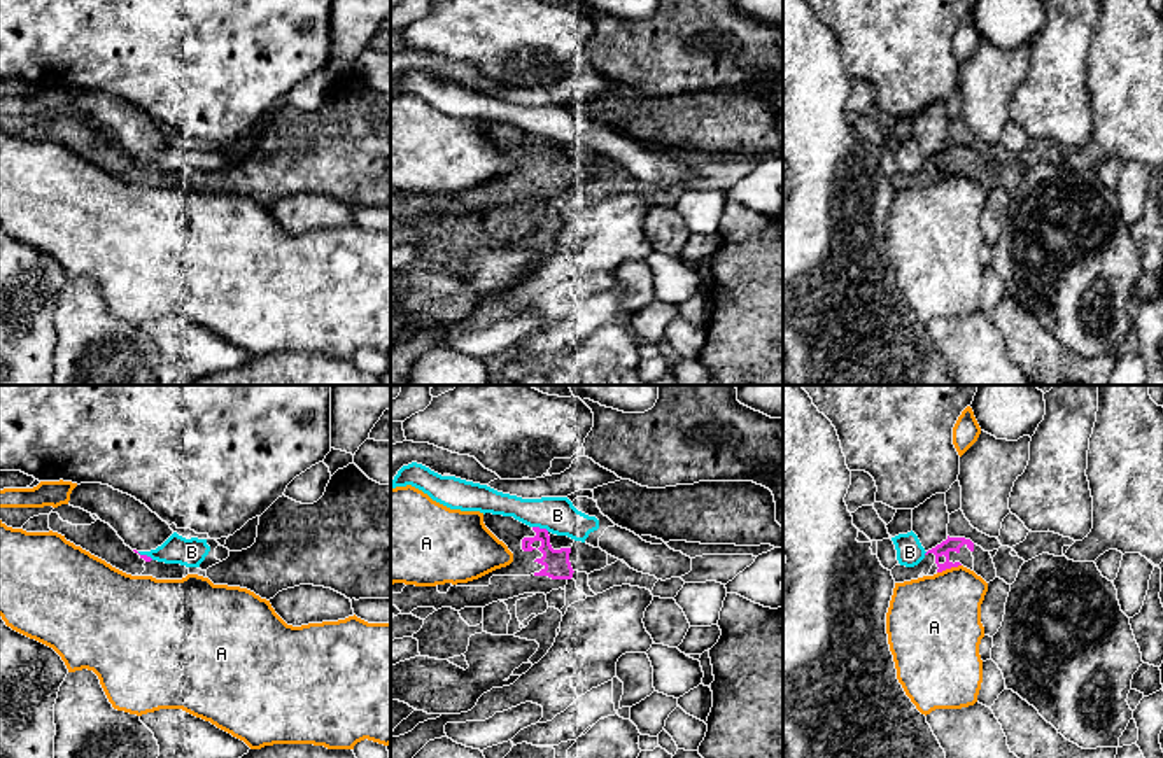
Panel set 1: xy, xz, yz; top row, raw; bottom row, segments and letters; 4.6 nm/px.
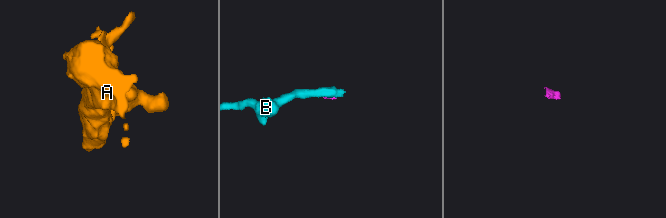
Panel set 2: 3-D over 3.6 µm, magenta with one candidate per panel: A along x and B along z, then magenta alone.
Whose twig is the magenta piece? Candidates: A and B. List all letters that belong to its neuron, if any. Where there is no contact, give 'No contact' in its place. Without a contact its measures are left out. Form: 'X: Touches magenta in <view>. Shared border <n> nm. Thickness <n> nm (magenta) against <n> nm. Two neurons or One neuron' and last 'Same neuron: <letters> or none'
A: Touches magenta in yz. Shared border 120 nm. Thickness 60 nm (magenta) against 420 nm. Two neurons
B: Touches magenta in xz. Shared border 80 nm. Thickness 120 nm (magenta) against 170 nm. Two neurons
Same neuron: none

